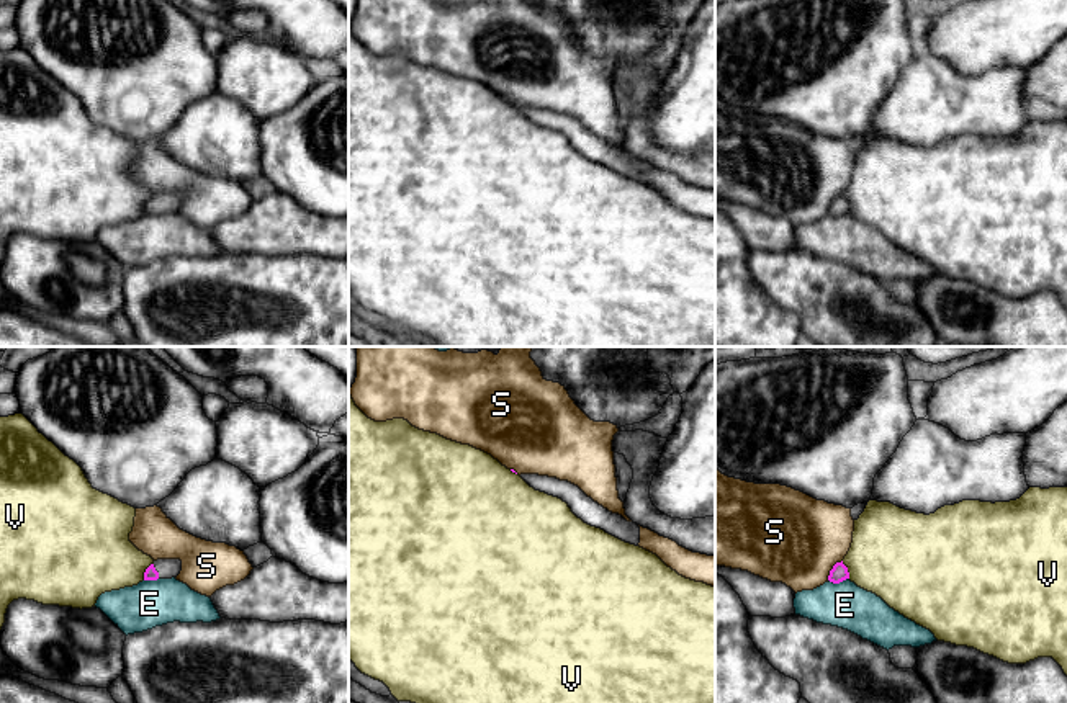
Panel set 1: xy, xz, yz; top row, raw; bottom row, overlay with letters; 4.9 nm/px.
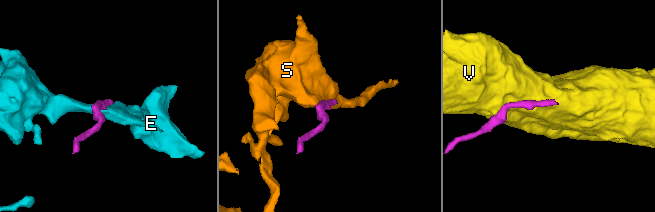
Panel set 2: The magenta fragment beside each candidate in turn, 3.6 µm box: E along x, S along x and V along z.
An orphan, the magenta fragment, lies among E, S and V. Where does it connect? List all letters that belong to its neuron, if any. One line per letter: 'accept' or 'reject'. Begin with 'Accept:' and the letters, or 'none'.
Accept: none
E: reject
S: reject
V: reject

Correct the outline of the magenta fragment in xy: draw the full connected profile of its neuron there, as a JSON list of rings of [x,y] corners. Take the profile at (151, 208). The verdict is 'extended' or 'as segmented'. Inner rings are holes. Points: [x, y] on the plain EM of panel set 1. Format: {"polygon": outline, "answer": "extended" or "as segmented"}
{"polygon": [[[157,193],[144,206],[144,214],[172,213],[182,204],[180,193]]], "answer": "extended"}

